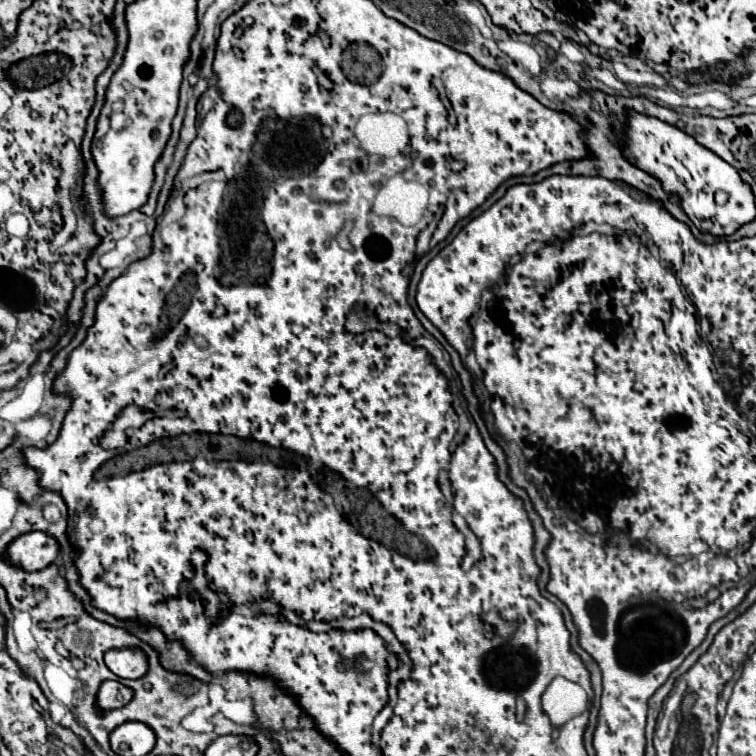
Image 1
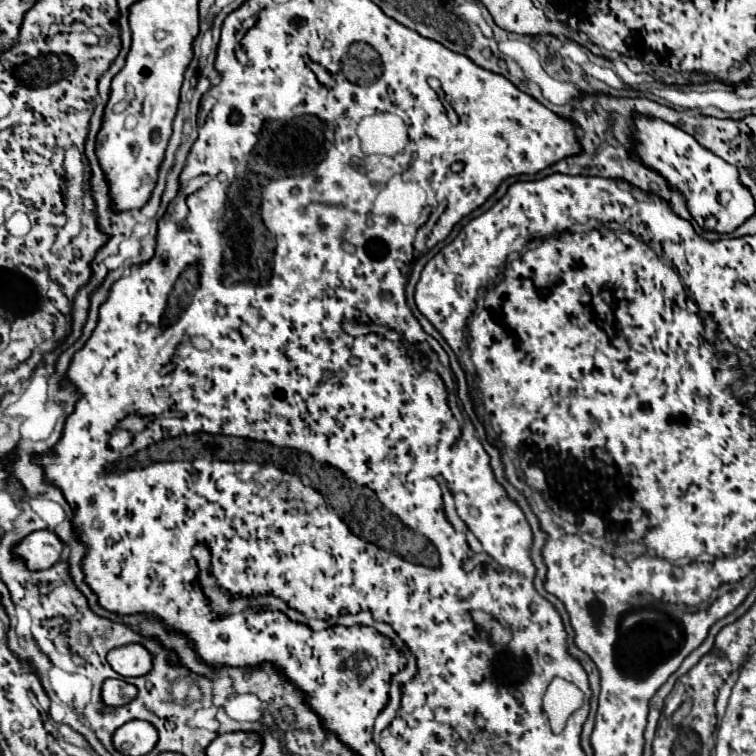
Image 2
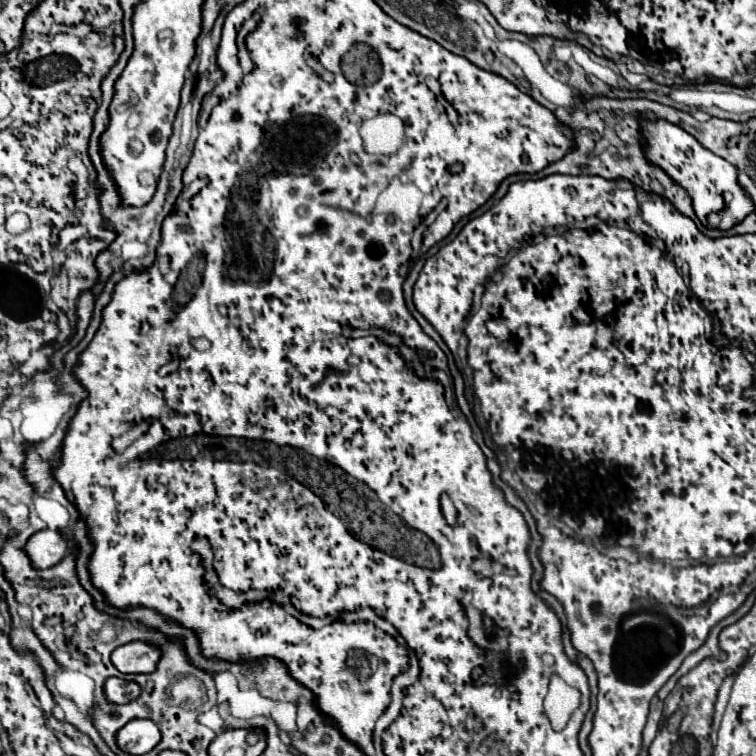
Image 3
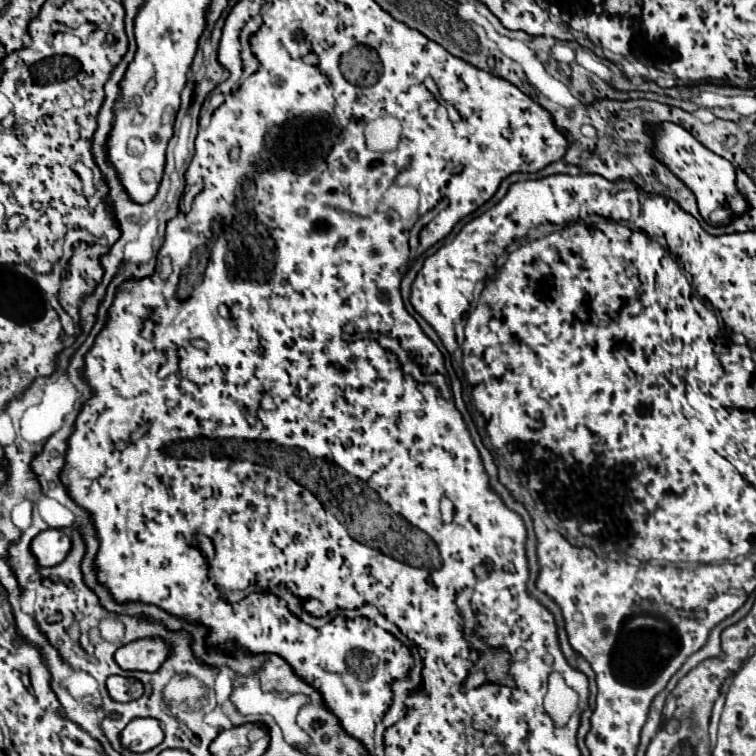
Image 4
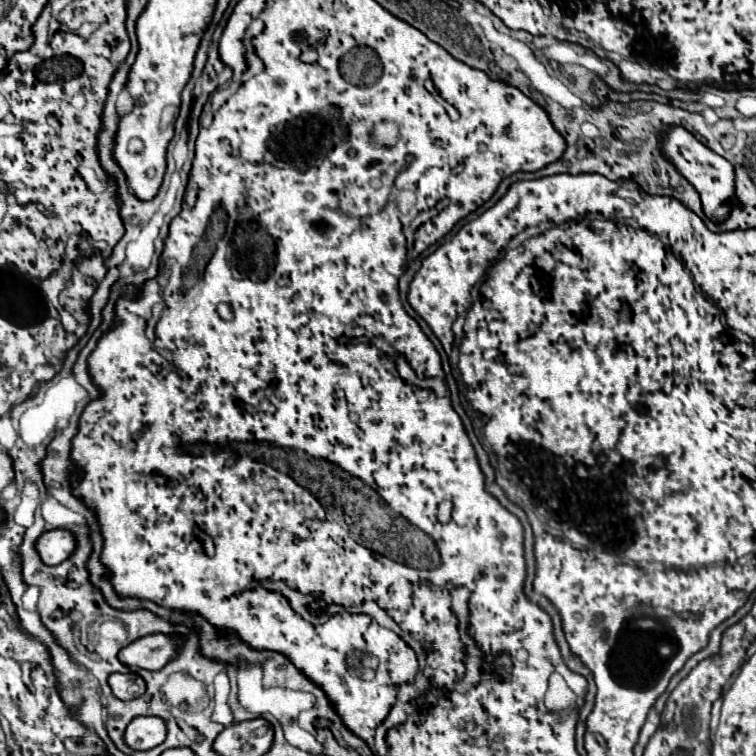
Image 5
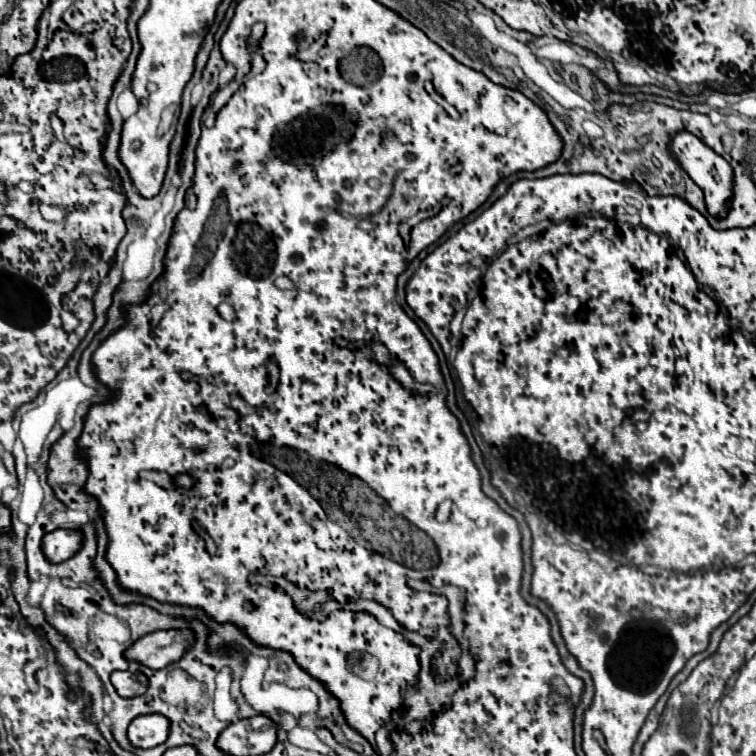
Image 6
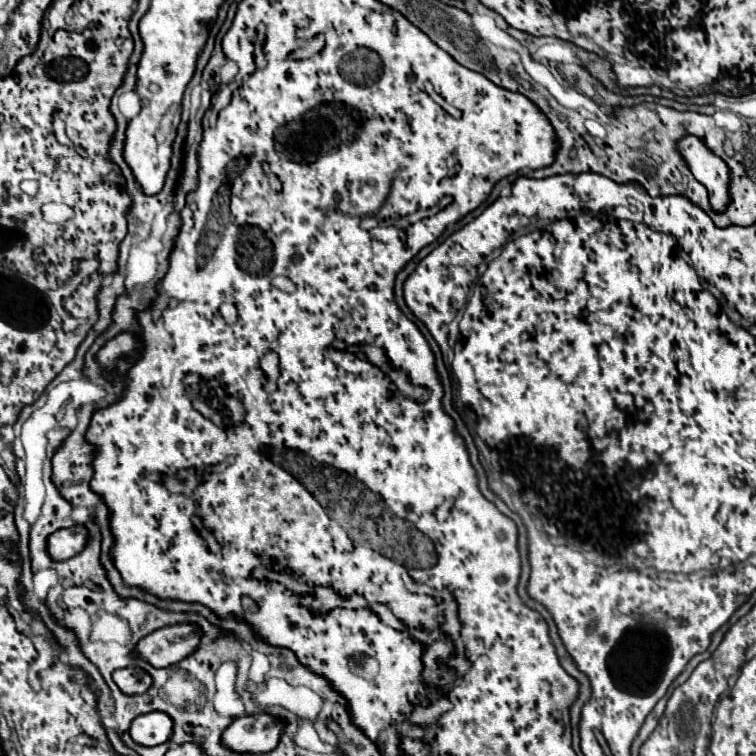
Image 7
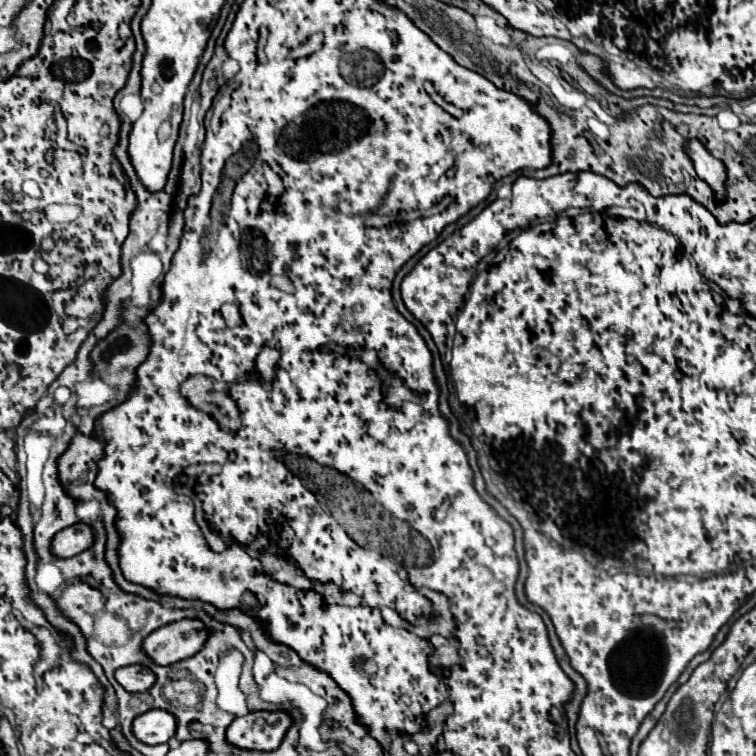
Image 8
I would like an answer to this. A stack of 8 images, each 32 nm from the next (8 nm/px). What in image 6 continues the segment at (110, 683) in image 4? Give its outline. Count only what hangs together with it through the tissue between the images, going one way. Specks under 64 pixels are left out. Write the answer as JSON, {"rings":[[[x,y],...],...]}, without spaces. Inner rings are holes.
{"rings":[[[118,670],[118,672],[112,672],[110,678],[112,678],[112,684],[116,686],[118,694],[124,698],[140,696],[148,688],[148,678],[138,670],[134,674],[130,674],[130,670]]]}

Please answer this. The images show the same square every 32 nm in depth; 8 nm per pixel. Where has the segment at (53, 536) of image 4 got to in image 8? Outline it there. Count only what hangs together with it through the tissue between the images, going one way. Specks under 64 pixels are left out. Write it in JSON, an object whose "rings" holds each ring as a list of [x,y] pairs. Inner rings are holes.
{"rings":[[[78,522],[74,526],[68,526],[64,530],[60,530],[54,540],[52,540],[52,552],[60,558],[70,558],[76,556],[84,550],[88,550],[92,546],[94,540],[94,530],[92,526]]]}

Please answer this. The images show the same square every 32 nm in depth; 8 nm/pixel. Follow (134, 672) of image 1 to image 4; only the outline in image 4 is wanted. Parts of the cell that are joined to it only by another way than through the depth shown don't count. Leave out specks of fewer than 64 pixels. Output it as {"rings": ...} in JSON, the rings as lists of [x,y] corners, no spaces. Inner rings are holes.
{"rings":[[[144,638],[122,646],[114,658],[124,670],[156,672],[170,656],[170,646],[164,638]]]}

